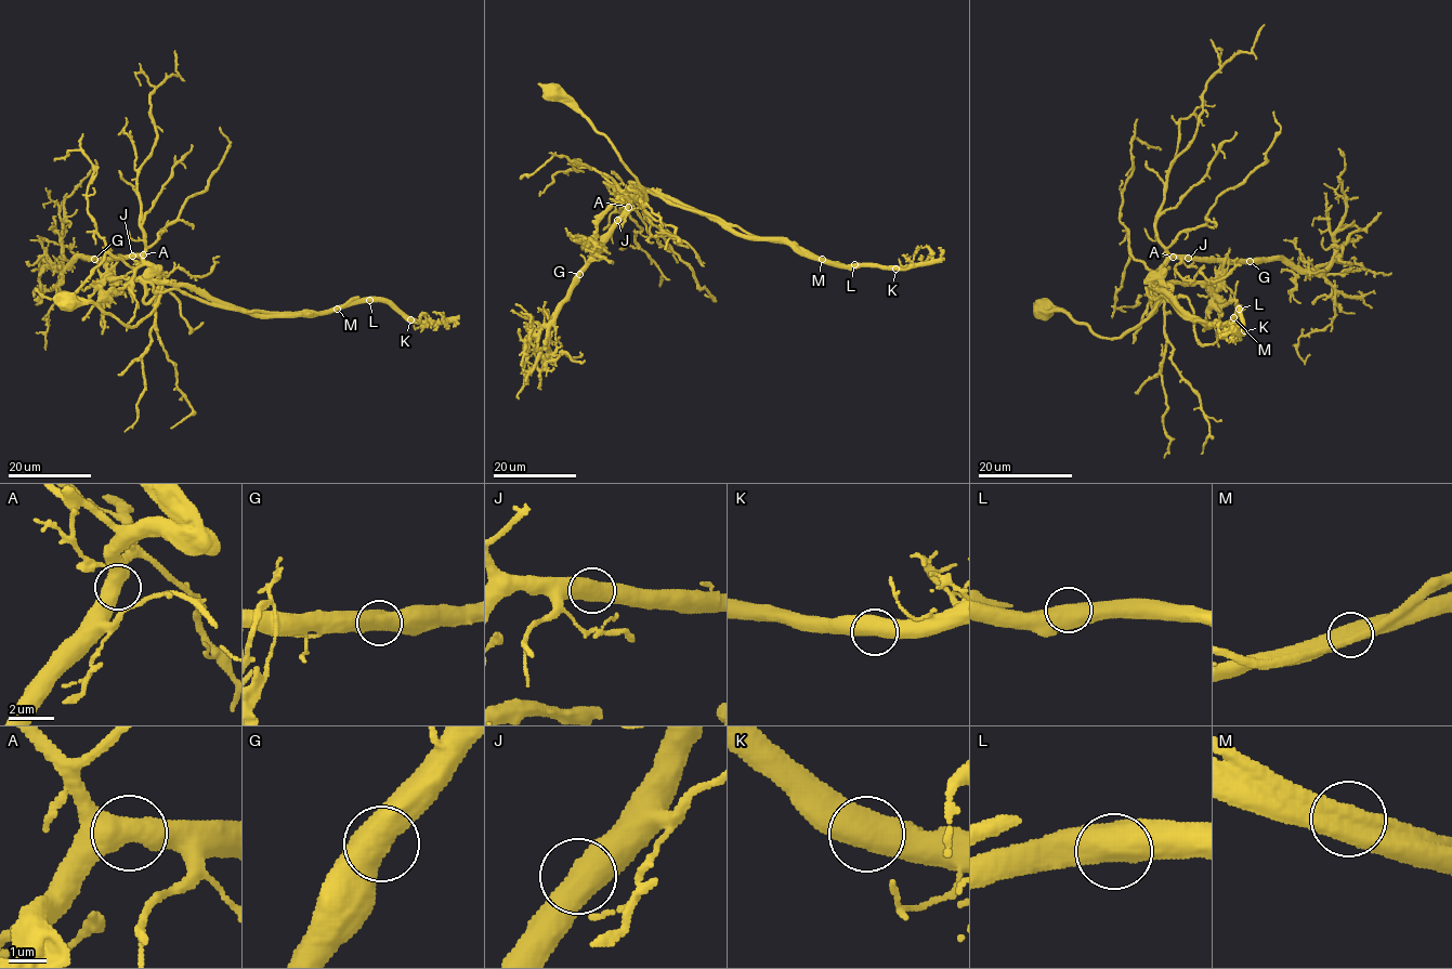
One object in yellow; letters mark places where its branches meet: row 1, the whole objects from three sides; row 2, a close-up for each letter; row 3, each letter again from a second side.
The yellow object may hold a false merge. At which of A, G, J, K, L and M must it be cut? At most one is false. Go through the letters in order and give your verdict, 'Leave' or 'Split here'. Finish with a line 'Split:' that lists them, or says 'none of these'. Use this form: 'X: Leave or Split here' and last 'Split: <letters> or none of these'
A: Leave
G: Leave
J: Leave
K: Leave
L: Leave
M: Split here
Split: M

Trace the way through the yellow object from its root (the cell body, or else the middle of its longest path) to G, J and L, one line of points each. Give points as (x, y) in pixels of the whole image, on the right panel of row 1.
G: (1042, 309), (1059, 309), (1096, 335), (1119, 338), (1155, 308), (1166, 288), (1162, 267), (1171, 259), (1250, 261)
J: (1042, 309), (1059, 309), (1096, 335), (1119, 338), (1155, 308), (1166, 288), (1162, 267), (1173, 258), (1188, 258)
L: (1042, 309), (1059, 309), (1106, 338), (1148, 316), (1166, 288), (1154, 286), (1204, 325), (1225, 324), (1239, 309)

